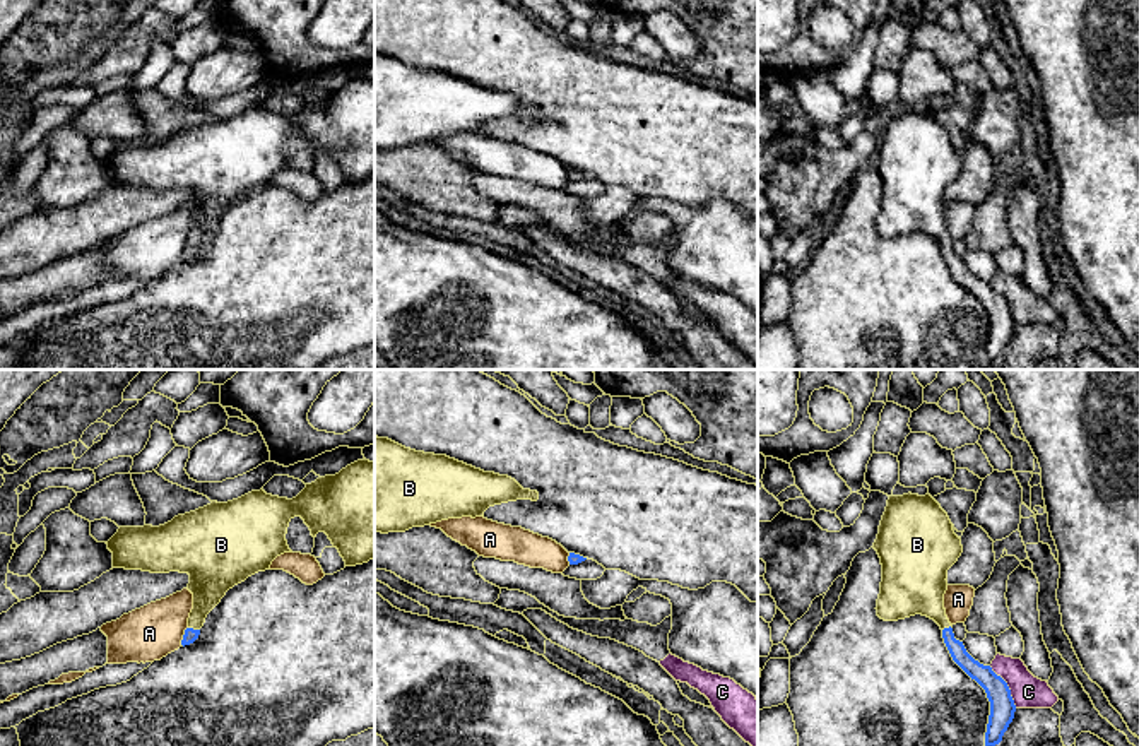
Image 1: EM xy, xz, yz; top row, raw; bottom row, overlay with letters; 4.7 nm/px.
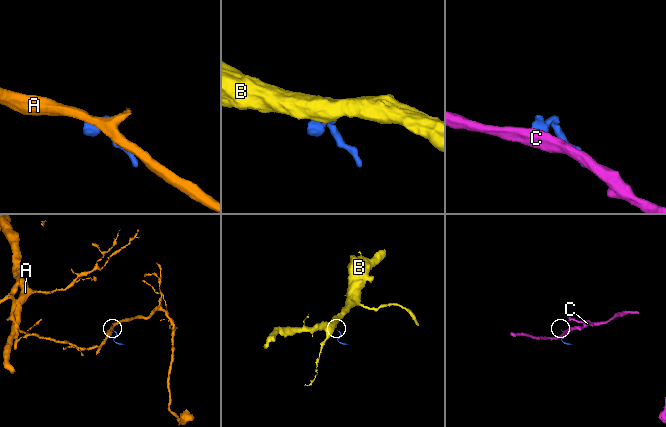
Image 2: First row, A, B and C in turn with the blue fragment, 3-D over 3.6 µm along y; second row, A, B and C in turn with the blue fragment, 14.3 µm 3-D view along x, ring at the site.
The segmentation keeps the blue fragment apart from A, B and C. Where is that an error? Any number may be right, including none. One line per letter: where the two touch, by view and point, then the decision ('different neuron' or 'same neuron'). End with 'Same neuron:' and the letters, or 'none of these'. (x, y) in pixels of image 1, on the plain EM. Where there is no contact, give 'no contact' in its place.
A: xy (183, 252) | different neuron
B: xy (192, 245) | same neuron
C: yz (1008, 303) | different neuron
Same neuron: B

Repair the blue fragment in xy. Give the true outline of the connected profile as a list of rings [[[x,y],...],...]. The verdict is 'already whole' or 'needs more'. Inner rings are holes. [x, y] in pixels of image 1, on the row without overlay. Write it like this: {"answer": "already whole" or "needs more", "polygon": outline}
{"answer": "needs more", "polygon": [[[357,77],[335,92],[318,94],[292,116],[251,108],[227,120],[212,118],[195,128],[178,132],[171,139],[152,144],[120,144],[106,159],[113,169],[113,185],[142,186],[150,190],[180,188],[190,192],[188,207],[193,226],[181,262],[193,260],[207,231],[221,219],[229,205],[248,193],[270,186],[272,178],[292,169],[286,151],[289,139],[301,133],[311,152],[325,149],[339,166],[345,183],[368,180],[375,175],[375,79]]]}

